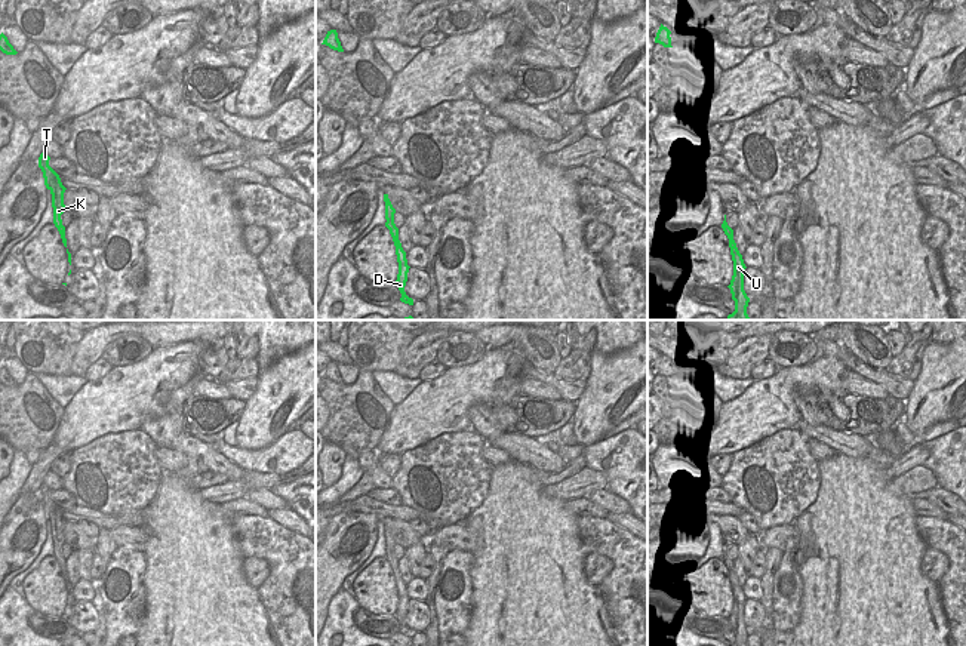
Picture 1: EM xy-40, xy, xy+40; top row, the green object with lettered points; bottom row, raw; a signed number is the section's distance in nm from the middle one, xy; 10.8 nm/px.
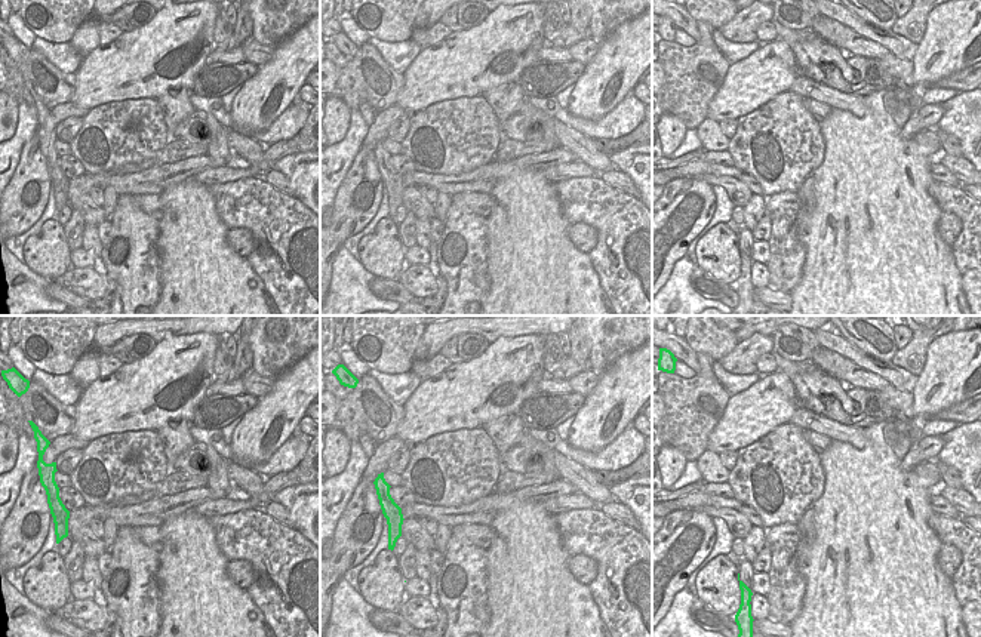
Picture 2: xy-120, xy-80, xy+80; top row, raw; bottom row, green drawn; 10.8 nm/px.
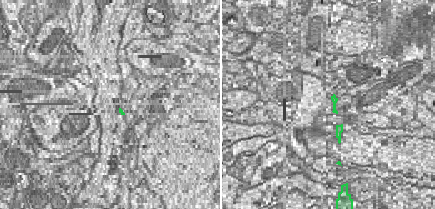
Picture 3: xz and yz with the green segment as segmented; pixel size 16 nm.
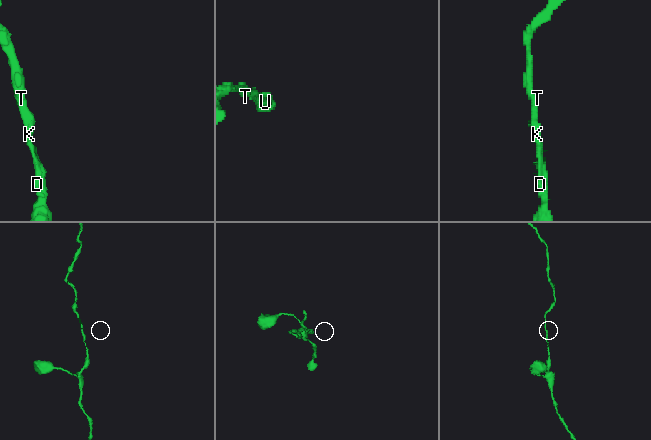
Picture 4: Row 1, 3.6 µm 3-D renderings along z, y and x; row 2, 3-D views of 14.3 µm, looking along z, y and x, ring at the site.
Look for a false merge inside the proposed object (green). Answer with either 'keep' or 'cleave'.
keep

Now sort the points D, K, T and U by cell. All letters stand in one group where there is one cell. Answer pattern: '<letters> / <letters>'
D K T U

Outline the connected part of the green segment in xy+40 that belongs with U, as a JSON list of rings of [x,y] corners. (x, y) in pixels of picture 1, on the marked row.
[[[726,215],[722,228],[729,239],[729,247],[733,261],[733,276],[727,287],[730,289],[732,299],[735,301],[735,311],[727,316],[727,320],[750,320],[747,314],[750,298],[744,290],[744,273],[747,267],[733,240],[733,230],[726,222]]]

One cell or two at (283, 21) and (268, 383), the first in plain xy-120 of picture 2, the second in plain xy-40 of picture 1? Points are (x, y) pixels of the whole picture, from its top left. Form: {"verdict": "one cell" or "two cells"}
{"verdict": "two cells"}

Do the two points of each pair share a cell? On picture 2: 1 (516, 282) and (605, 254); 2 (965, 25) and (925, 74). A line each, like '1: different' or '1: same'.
1: different
2: same

